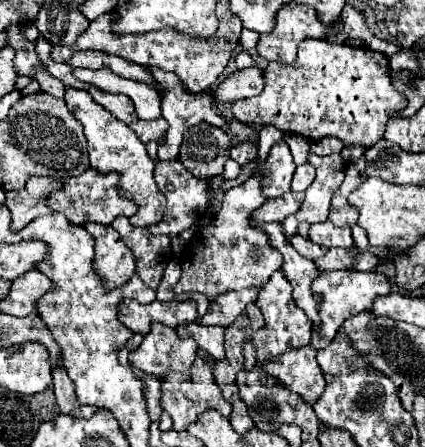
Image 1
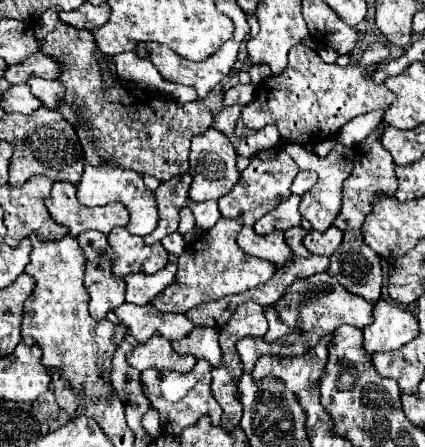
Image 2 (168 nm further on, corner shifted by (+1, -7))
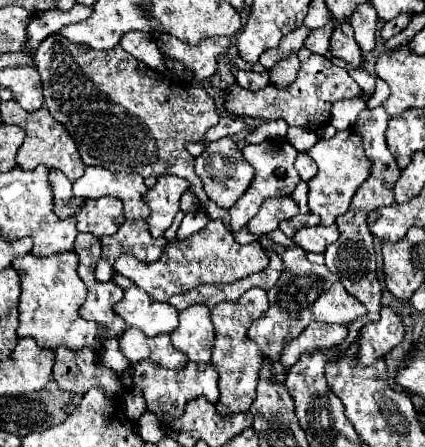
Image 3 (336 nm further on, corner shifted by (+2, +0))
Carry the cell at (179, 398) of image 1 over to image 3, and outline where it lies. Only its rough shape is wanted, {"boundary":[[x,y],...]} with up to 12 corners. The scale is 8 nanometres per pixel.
{"boundary":[[212,363],[134,365],[148,411],[170,425],[196,397],[220,399]]}

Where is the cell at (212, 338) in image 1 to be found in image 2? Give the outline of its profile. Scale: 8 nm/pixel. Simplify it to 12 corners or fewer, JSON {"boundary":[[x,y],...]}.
{"boundary":[[195,326],[173,342],[179,354],[221,362],[217,328]]}

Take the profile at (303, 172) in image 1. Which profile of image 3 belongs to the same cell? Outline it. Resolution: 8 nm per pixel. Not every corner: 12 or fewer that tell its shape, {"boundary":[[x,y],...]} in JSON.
{"boundary":[[300,153],[296,171],[302,181],[316,175],[316,163],[308,155]]}

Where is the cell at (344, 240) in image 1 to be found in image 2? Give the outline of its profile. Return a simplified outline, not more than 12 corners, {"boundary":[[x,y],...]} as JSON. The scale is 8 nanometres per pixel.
{"boundary":[[335,226],[309,232],[303,244],[311,254],[331,256],[343,240]]}

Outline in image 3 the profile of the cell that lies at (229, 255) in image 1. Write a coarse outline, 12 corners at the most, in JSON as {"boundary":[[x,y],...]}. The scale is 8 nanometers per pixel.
{"boundary":[[222,219],[160,261],[120,255],[114,269],[154,301],[202,283],[234,283],[270,263]]}

